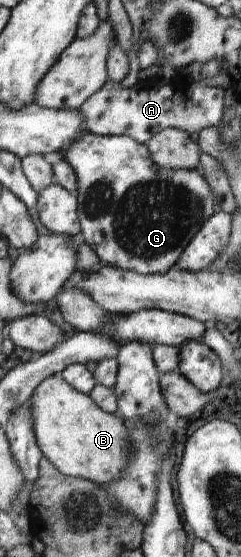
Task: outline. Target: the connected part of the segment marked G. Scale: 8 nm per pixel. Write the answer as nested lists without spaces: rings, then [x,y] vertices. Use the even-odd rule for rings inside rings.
[[[88,131],[83,133],[83,136],[77,142],[74,141],[69,145],[69,148],[64,151],[66,160],[74,169],[78,182],[78,217],[81,222],[82,239],[97,255],[100,263],[116,266],[120,269],[130,270],[139,274],[165,274],[170,268],[175,267],[184,248],[192,241],[192,238],[200,231],[202,224],[214,214],[214,204],[218,203],[217,198],[212,194],[208,182],[204,175],[199,170],[169,170],[164,171],[157,164],[149,153],[146,144],[134,141],[134,138],[128,136],[99,136],[90,134]]]

